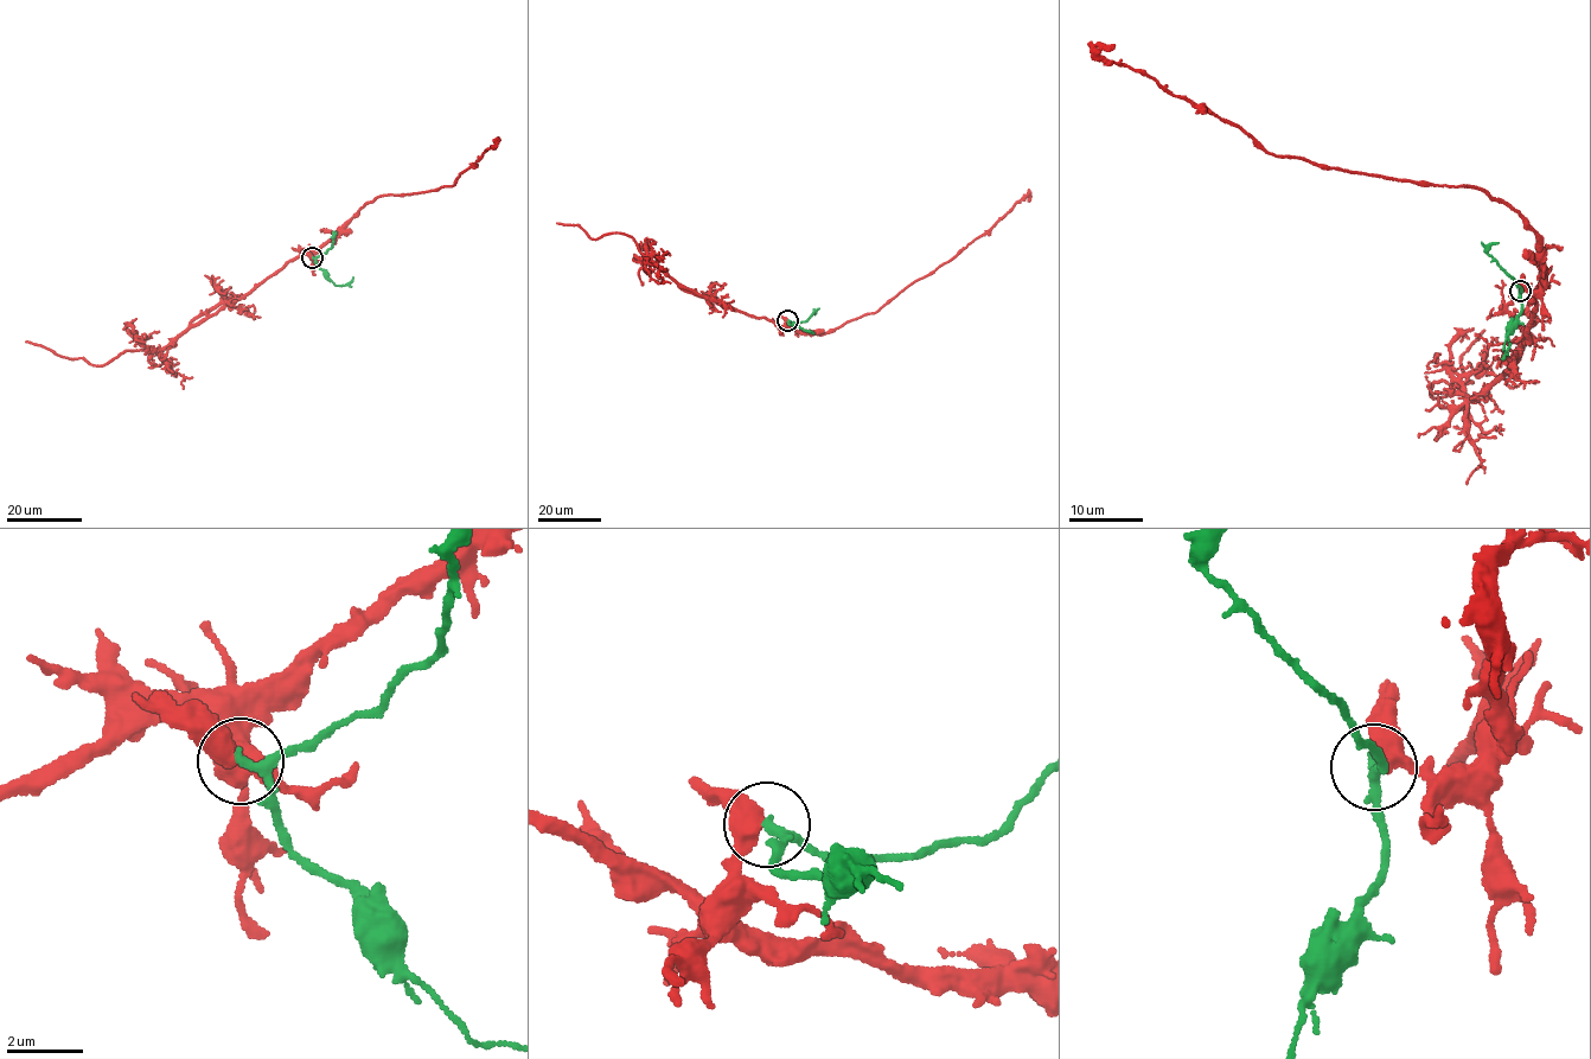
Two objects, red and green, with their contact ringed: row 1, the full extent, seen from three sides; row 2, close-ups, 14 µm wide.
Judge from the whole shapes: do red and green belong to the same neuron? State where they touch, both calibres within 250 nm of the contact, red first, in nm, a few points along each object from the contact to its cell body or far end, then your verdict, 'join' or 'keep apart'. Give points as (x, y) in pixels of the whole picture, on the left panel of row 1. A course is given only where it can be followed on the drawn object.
(312, 257) | 440/200 nm | red via (312, 257), (366, 203), (382, 196), (403, 196), (453, 186), (460, 173), (496, 145), (497, 138) | green via (312, 257), (336, 285), (347, 284), (353, 278) | keep apart

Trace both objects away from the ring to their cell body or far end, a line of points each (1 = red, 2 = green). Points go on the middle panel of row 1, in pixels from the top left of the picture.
1: (787, 320), (786, 330), (828, 333), (847, 321), (874, 313), (908, 286), (953, 257), (1027, 196), (1028, 201)
2: (787, 320), (788, 324), (813, 333)

